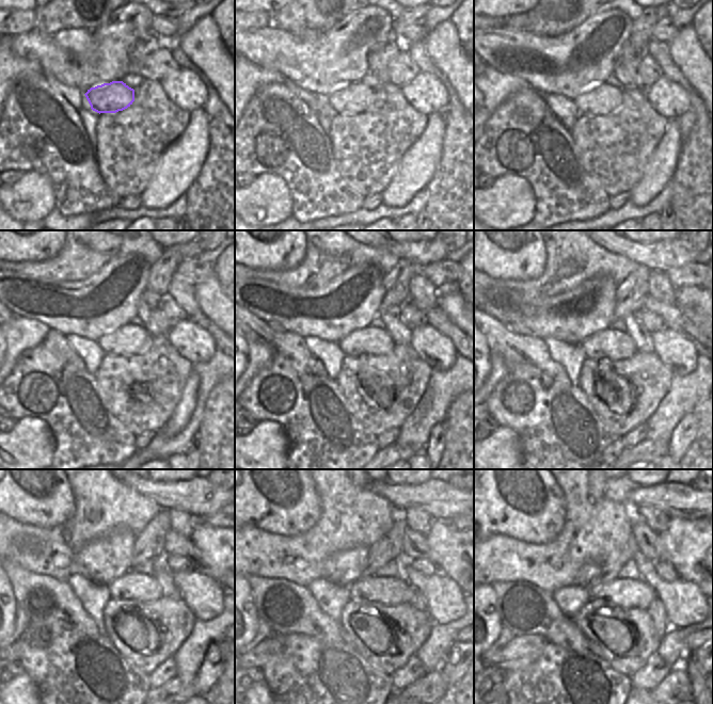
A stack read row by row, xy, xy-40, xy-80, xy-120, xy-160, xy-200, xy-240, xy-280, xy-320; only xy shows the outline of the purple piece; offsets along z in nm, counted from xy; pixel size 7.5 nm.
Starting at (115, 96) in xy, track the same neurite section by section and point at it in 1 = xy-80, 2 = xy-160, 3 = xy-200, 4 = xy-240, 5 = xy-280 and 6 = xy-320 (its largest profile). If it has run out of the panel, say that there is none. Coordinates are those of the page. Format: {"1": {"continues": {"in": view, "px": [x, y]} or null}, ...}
{"1": {"continues": {"in": "xy-80", "px": [603, 99]}}, "2": {"continues": {"in": "xy-160", "px": [370, 340]}}, "3": {"continues": {"in": "xy-200", "px": [609, 344]}}, "4": {"continues": {"in": "xy-240", "px": [131, 585]}}, "5": {"continues": {"in": "xy-280", "px": [390, 591]}}, "6": {"continues": {"in": "xy-320", "px": [621, 592]}}}

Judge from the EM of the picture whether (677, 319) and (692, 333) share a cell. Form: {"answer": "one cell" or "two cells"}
{"answer": "one cell"}

